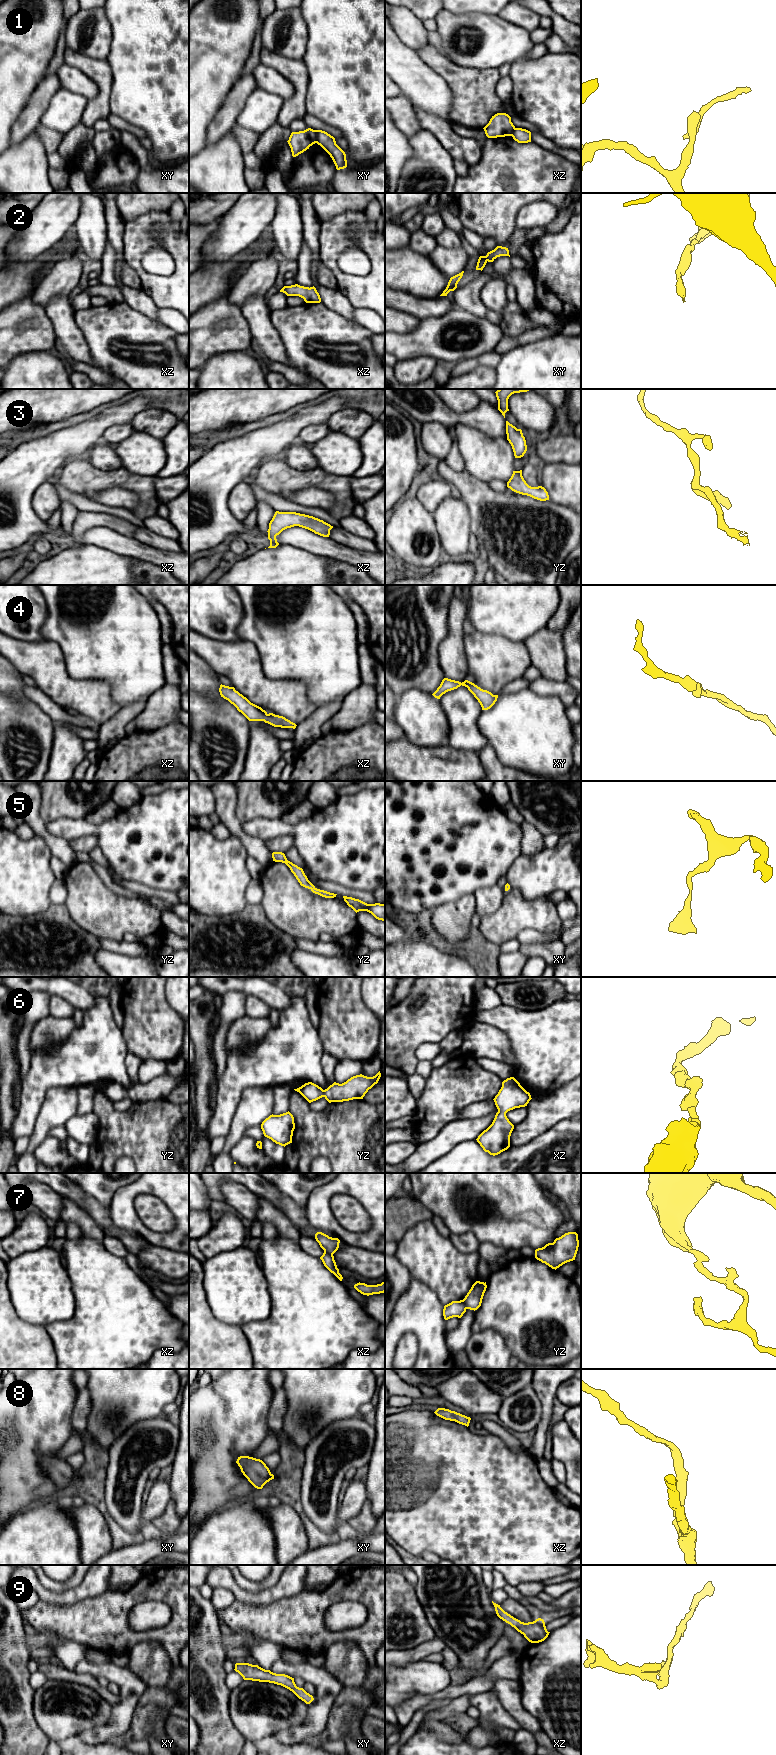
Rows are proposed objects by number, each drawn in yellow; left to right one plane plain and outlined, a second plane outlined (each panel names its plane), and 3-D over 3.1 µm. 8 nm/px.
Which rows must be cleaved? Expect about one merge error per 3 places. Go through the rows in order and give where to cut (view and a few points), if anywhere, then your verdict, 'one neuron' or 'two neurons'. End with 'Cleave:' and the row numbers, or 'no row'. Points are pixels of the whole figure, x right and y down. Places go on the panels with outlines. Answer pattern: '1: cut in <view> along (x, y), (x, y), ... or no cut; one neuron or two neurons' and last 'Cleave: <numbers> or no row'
1: cut in xy along (314, 130), (316, 142); two neurons
2: no cut; one neuron
3: no cut; one neuron
4: no cut; one neuron
5: no cut; one neuron
6: no cut; one neuron
7: cut in xz along (324, 1251), (332, 1255); two neurons
8: no cut; one neuron
9: no cut; one neuron
Cleave: 1, 7

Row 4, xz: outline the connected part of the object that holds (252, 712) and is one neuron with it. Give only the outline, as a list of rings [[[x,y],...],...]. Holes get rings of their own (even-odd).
[[[220,685],[221,697],[233,704],[249,721],[264,721],[274,727],[296,728],[296,724],[283,716],[267,713],[261,707],[251,703],[246,697],[235,690],[234,687]]]

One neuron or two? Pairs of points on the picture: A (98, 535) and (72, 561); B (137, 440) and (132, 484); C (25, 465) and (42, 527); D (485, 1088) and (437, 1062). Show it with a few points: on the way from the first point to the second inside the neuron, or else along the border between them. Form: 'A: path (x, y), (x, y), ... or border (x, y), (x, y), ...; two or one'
A: border (83, 543), (92, 543), (111, 551); two
B: border (122, 467), (129, 473), (152, 477); two
C: path (25, 481), (26, 512); one
D: border (450, 1059), (433, 1069); two

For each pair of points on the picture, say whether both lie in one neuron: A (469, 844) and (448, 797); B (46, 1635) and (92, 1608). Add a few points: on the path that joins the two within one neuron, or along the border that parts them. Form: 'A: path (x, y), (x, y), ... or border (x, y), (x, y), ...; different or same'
A: path (476, 830), (481, 820), (469, 818), (462, 811); same
B: border (37, 1629), (50, 1629), (65, 1638); different

